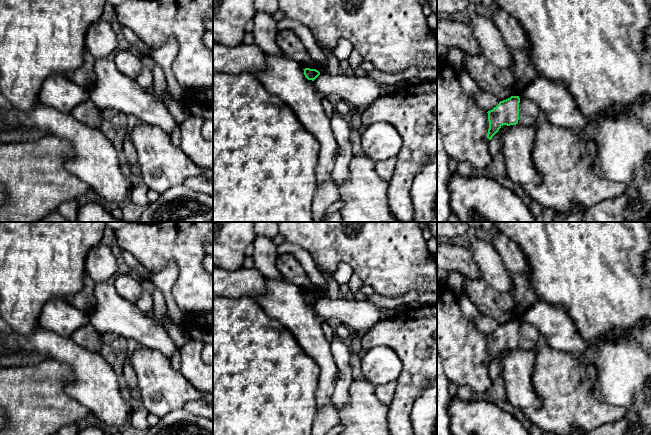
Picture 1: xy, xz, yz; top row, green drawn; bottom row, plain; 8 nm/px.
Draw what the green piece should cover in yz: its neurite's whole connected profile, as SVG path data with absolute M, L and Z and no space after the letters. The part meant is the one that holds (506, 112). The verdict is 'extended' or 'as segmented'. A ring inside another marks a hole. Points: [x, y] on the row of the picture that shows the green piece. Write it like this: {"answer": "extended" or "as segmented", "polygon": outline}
{"answer": "as segmented", "polygon": "M519 96L500 101L492 110L488 111L489 129L487 138L489 140L499 131L503 125L516 125L519 120Z"}

